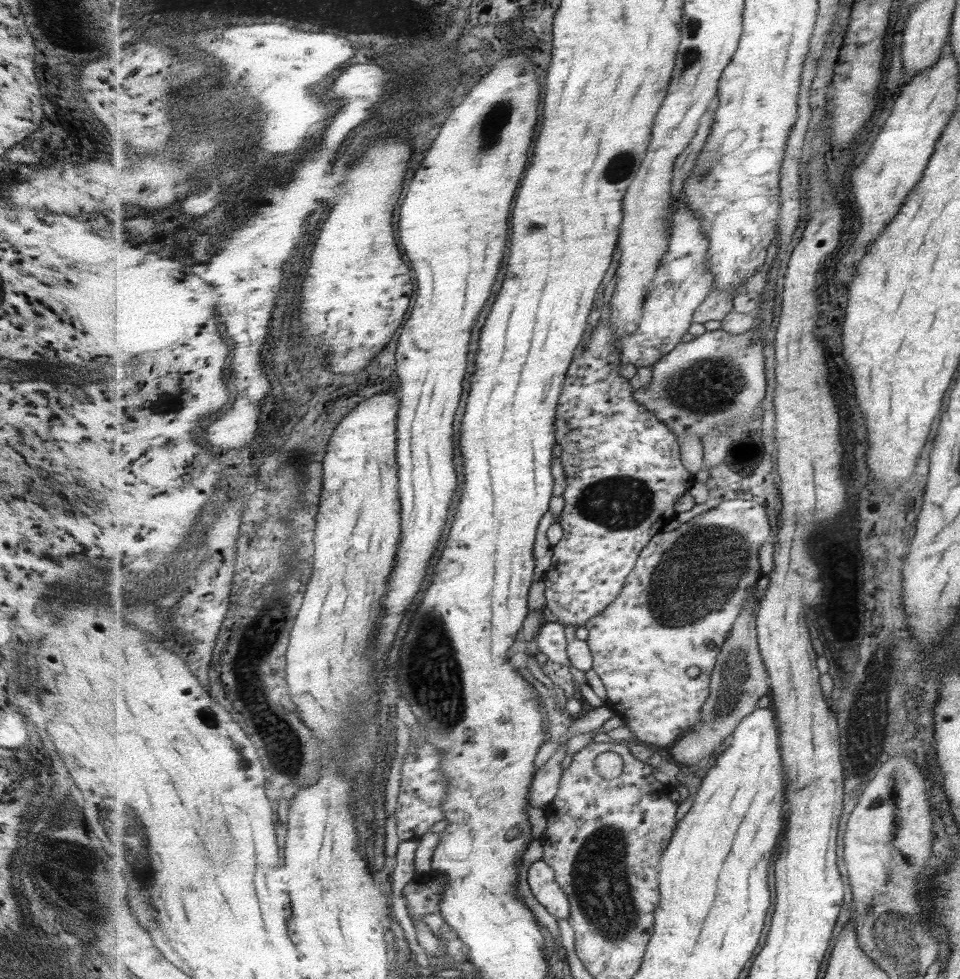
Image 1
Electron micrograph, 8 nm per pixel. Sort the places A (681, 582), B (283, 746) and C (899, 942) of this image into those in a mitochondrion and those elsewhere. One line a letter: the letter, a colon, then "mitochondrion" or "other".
A: mitochondrion
B: mitochondrion
C: mitochondrion

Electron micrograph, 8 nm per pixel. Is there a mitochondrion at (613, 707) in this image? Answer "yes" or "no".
no

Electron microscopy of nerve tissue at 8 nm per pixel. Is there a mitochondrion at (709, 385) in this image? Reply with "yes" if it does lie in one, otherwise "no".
yes

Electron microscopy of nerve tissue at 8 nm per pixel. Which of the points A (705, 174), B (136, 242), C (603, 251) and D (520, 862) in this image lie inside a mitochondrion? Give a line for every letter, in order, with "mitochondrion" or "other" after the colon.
A: mitochondrion
B: other
C: other
D: other

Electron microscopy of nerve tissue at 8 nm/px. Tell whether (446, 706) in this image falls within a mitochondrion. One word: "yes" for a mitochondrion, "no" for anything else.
yes

